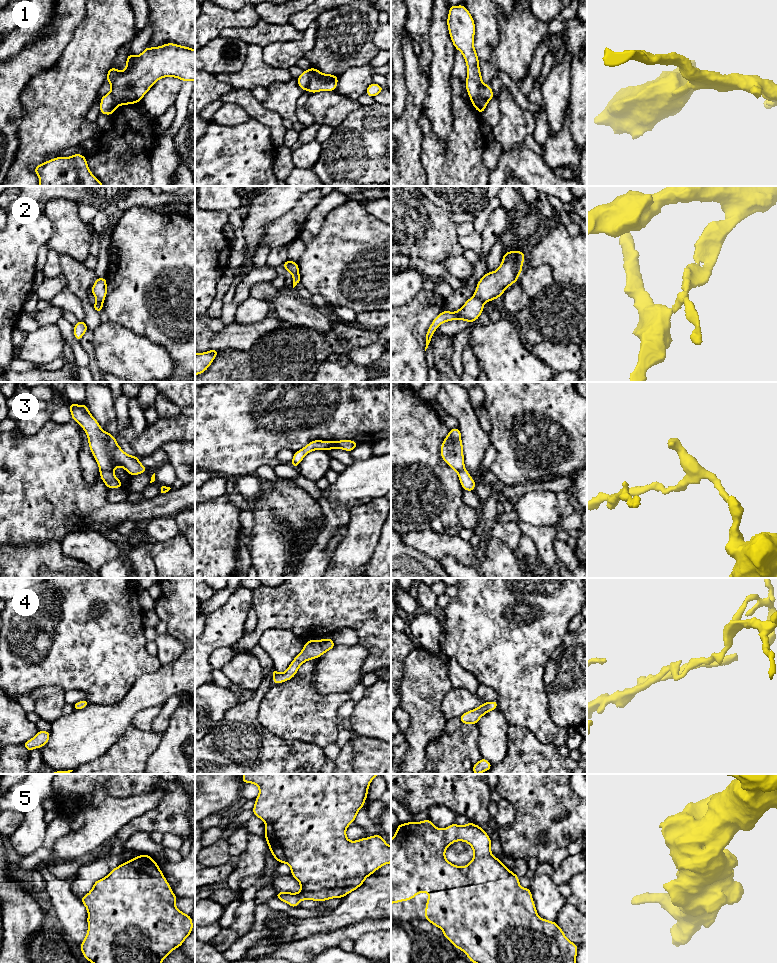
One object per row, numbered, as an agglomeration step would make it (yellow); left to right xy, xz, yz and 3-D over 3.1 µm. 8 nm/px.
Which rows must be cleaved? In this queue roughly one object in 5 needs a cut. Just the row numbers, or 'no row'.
1, 2

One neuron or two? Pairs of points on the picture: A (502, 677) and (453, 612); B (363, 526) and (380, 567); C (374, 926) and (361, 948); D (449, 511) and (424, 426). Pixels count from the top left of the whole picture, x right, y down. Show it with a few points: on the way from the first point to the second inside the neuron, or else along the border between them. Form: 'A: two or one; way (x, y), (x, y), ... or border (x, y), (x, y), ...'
A: one; way (499, 661), (466, 628)
B: two; border (380, 534), (372, 556), (364, 567)
C: two; border (380, 931), (368, 931), (354, 942)
D: one; way (438, 490), (423, 472), (423, 447)

